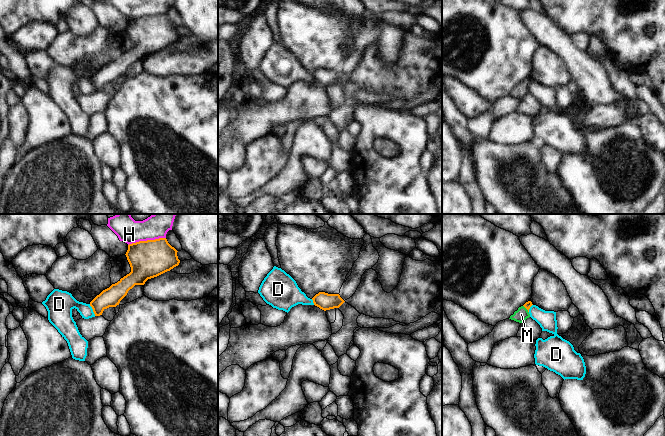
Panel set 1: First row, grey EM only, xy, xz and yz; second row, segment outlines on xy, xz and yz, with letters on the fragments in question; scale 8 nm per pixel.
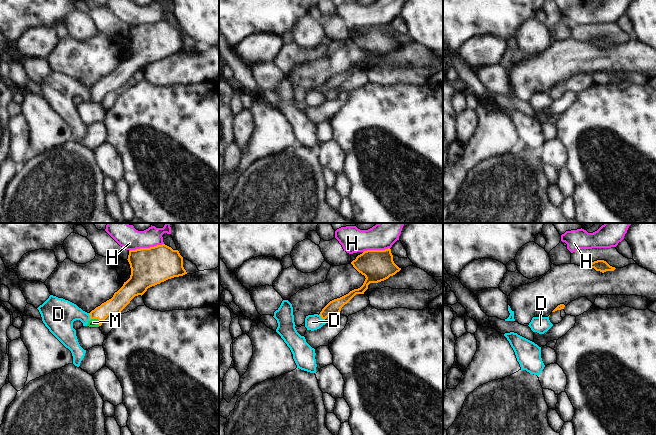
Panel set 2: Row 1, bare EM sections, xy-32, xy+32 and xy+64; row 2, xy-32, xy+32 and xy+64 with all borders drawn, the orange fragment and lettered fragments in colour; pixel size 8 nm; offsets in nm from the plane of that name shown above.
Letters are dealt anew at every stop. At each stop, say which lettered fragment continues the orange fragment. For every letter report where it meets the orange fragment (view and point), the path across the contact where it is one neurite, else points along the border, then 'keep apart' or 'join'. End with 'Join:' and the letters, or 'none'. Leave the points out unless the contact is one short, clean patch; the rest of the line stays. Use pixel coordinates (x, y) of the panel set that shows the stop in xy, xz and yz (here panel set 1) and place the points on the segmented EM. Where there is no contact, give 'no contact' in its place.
D: meets orange in xy at (93, 310); border along xy (89, 304), (95, 315); keep apart
H: meets orange in xy at (147, 240); border along xy (165, 237), (139, 240), (128, 245); keep apart
M: meets orange in yz at (526, 308); runs through yz (527, 305), (526, 308), (521, 314); join
Join: M

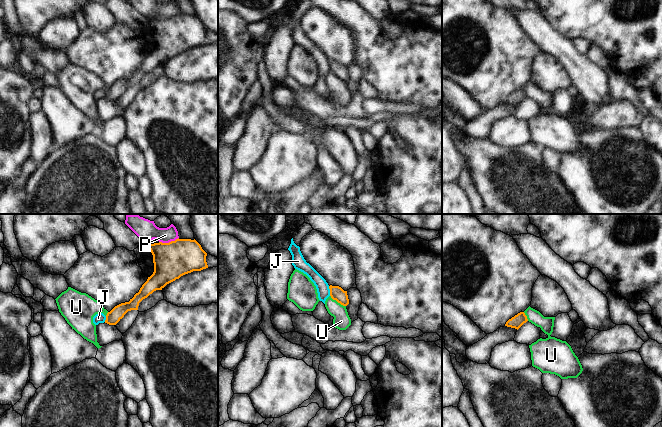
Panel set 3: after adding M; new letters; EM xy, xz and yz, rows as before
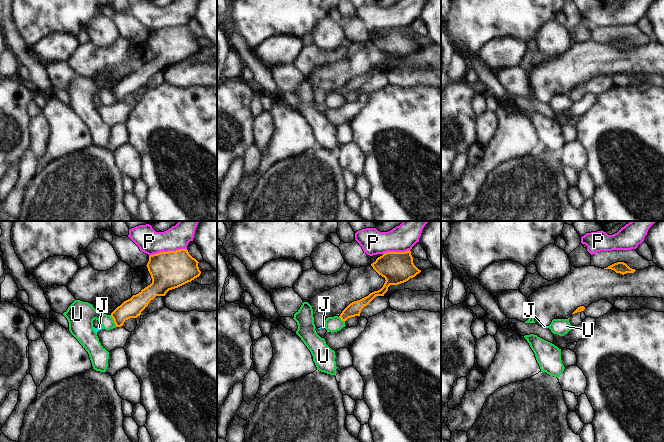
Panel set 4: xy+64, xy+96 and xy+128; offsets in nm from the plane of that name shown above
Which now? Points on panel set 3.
J: meets orange in xz at (330, 291); border along xz (328, 286), (330, 295); keep apart
P: meets orange in xy at (169, 242); border along xy (178, 237), (168, 242), (159, 242); keep apart
U: meets orange in xz at (337, 301); keep apart
Join: none

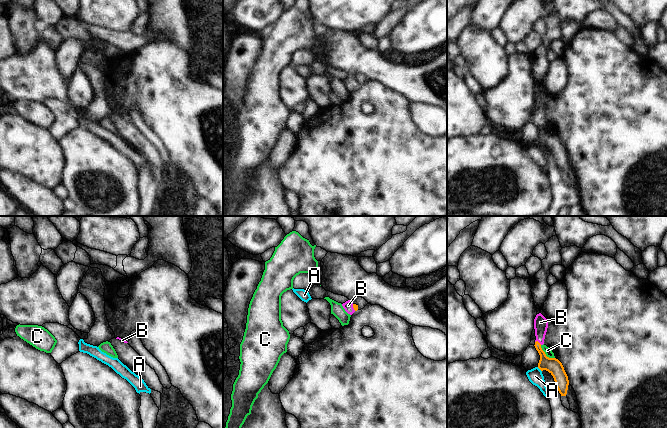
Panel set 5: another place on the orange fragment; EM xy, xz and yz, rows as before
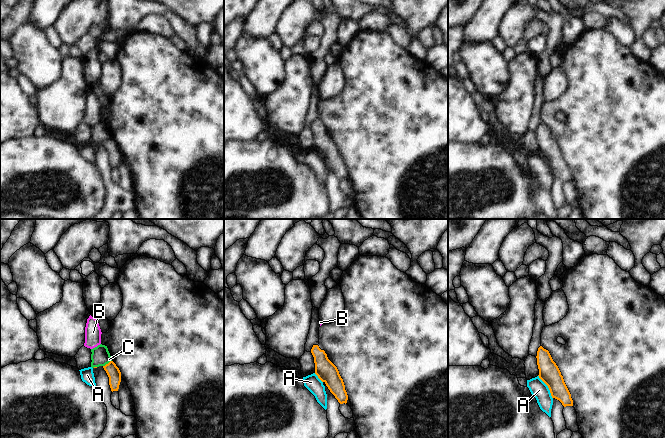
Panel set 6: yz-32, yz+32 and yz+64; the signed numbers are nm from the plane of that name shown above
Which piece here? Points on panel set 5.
A: meets orange in yz at (539, 368); border along yz (537, 367), (541, 371); keep apart
B: meets orange in yz at (537, 341); runs through yz (552, 365), (542, 355), (537, 341), (540, 337), (540, 322); join
C: meets orange in yz at (545, 354); border along yz (540, 345), (547, 356), (554, 358); keep apart
Join: B

